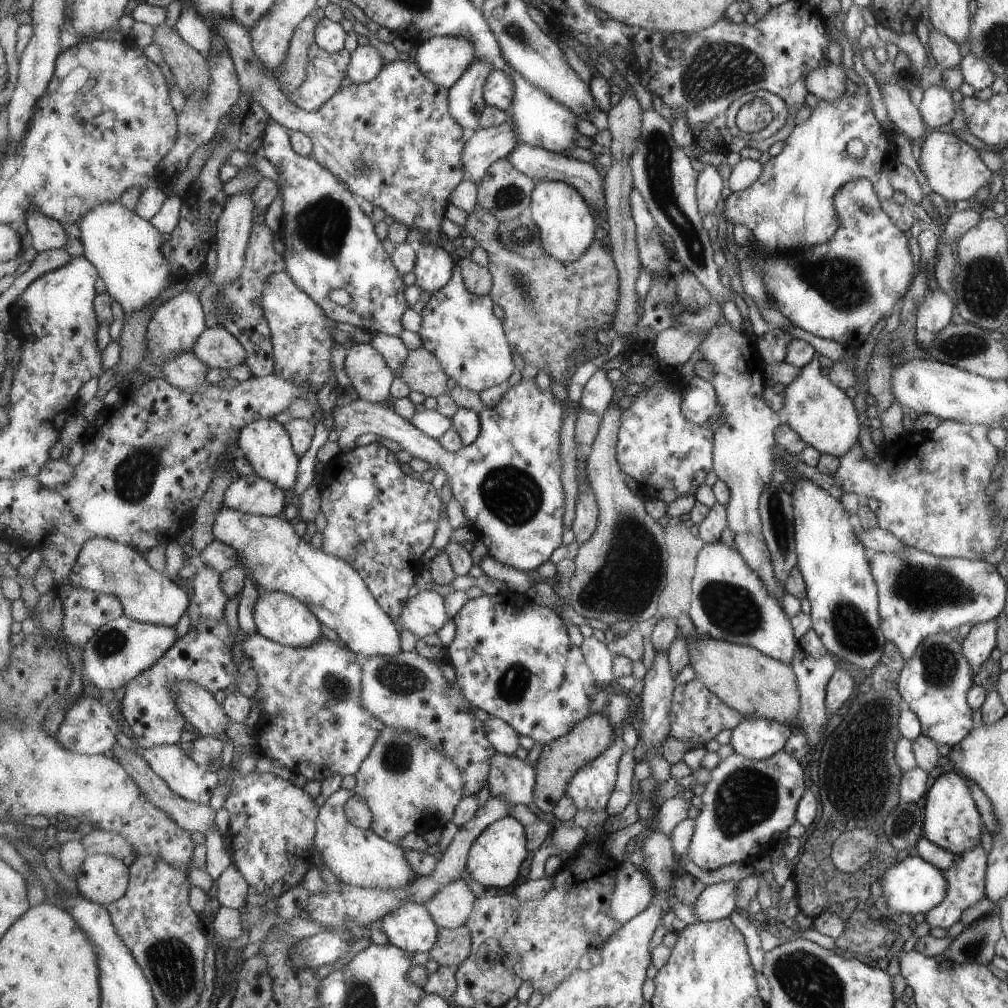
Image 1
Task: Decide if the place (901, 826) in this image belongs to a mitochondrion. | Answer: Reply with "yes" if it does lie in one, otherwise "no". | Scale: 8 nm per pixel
yes

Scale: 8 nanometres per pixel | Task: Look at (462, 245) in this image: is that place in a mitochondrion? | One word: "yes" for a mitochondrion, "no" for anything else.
no

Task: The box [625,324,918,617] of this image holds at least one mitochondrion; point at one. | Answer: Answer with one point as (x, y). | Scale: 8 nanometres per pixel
(780, 524)

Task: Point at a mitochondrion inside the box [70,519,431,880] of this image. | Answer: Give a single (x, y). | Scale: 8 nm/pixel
(395, 758)

